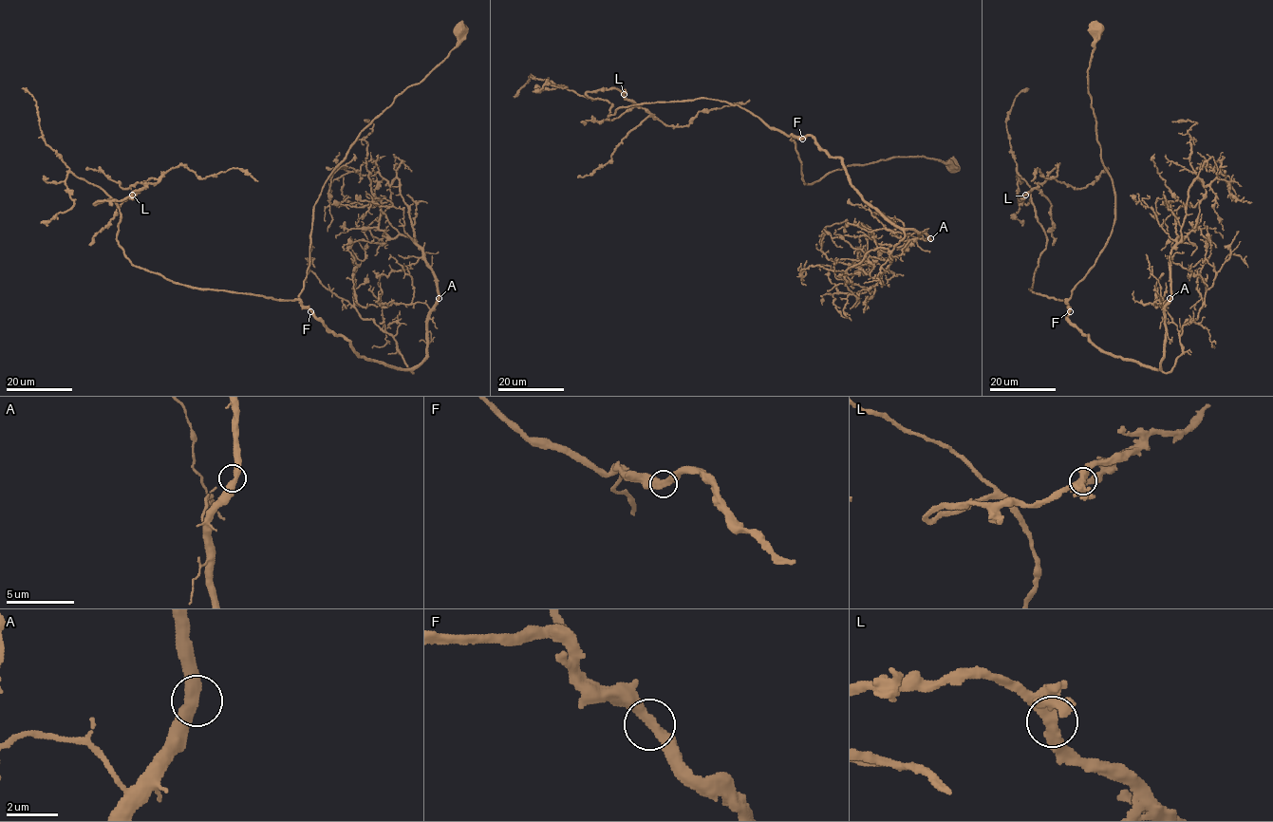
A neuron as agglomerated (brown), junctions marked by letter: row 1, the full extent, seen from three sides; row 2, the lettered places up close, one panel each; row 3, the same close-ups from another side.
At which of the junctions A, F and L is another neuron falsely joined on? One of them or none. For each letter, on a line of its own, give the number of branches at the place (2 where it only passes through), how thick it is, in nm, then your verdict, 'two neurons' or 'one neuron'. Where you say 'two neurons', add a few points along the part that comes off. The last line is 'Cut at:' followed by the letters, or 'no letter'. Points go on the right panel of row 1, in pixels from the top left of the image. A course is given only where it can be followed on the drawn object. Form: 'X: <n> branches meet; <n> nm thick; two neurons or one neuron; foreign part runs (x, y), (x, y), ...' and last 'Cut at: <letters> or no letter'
A: 2 branches meet; 440 nm thick; one neuron
F: 2 branches meet; 440 nm thick; one neuron
L: 2 branches meet; 440 nm thick; one neuron
Cut at: no letter

